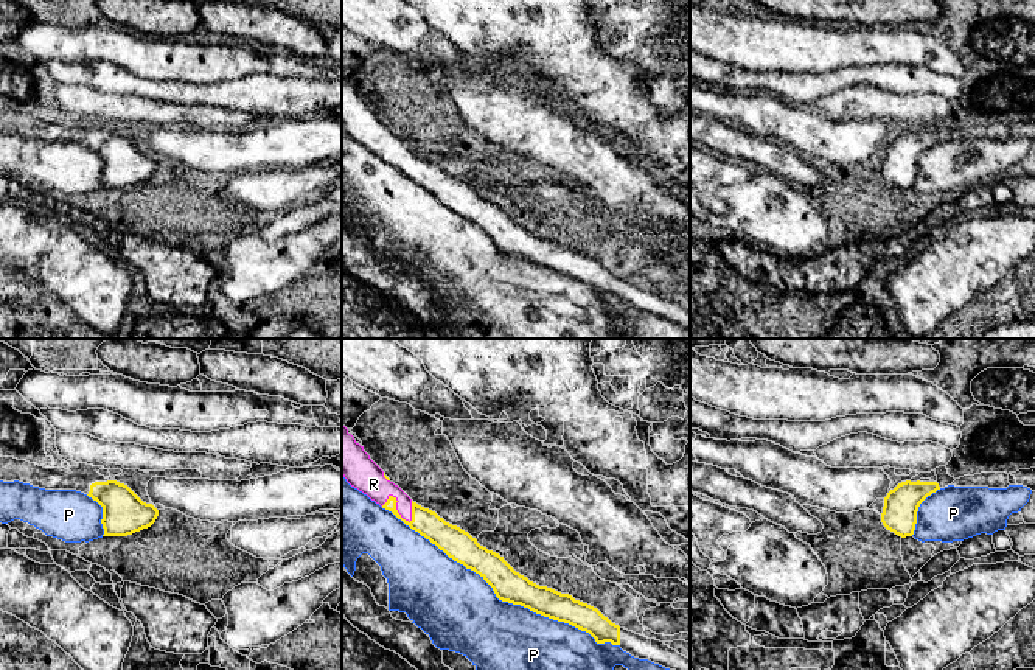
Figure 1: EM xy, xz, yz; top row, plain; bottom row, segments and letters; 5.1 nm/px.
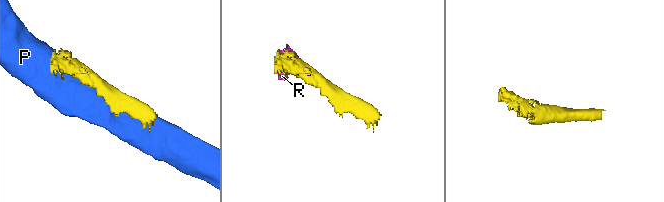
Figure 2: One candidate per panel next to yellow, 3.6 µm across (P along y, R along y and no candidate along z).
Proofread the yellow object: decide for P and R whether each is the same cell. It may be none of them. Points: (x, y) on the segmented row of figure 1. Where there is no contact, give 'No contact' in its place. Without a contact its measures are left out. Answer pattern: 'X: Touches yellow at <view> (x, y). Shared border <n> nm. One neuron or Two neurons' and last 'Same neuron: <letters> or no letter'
P: Touches yellow at xz (499, 599). Shared border 1400 nm. Two neurons
R: Touches yellow at xz (395, 507). Shared border 190 nm. One neuron
Same neuron: R

